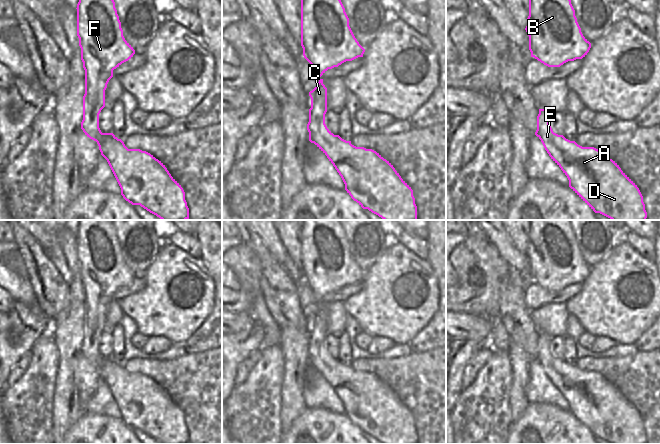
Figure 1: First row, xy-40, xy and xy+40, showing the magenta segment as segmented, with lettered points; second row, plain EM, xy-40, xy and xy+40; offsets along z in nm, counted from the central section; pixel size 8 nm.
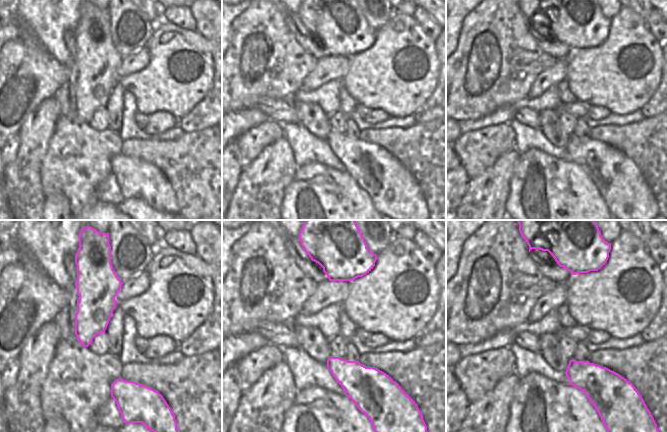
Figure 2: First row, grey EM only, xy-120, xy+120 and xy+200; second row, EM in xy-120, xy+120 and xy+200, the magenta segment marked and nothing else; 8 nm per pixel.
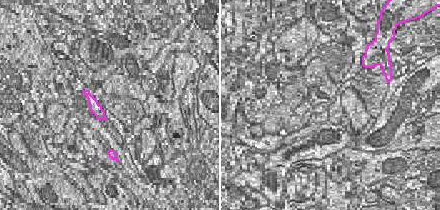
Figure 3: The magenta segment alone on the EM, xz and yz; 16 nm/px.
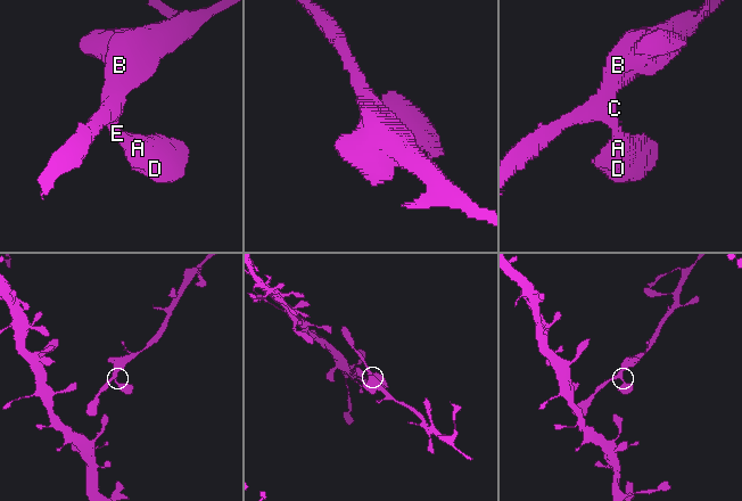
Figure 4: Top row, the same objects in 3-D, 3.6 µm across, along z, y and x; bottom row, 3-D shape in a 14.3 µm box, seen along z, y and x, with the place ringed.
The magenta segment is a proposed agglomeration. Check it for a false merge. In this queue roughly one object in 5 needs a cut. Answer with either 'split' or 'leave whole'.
leave whole

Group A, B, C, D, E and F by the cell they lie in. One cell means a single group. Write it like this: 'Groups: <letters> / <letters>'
Groups: A B C D E F

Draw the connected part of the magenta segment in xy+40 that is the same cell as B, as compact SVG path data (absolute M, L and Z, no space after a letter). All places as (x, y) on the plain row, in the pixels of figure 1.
M529 220L529 240L525 252L529 260L529 274L548 291L560 291L568 285L582 283L591 272L583 260L569 220Z

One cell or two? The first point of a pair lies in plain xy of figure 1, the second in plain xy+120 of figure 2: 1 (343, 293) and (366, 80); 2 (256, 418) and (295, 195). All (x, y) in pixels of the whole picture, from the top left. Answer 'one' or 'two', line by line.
1: two
2: two

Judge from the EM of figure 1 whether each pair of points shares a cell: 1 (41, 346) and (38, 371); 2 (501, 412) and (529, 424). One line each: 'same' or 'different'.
1: same
2: different

